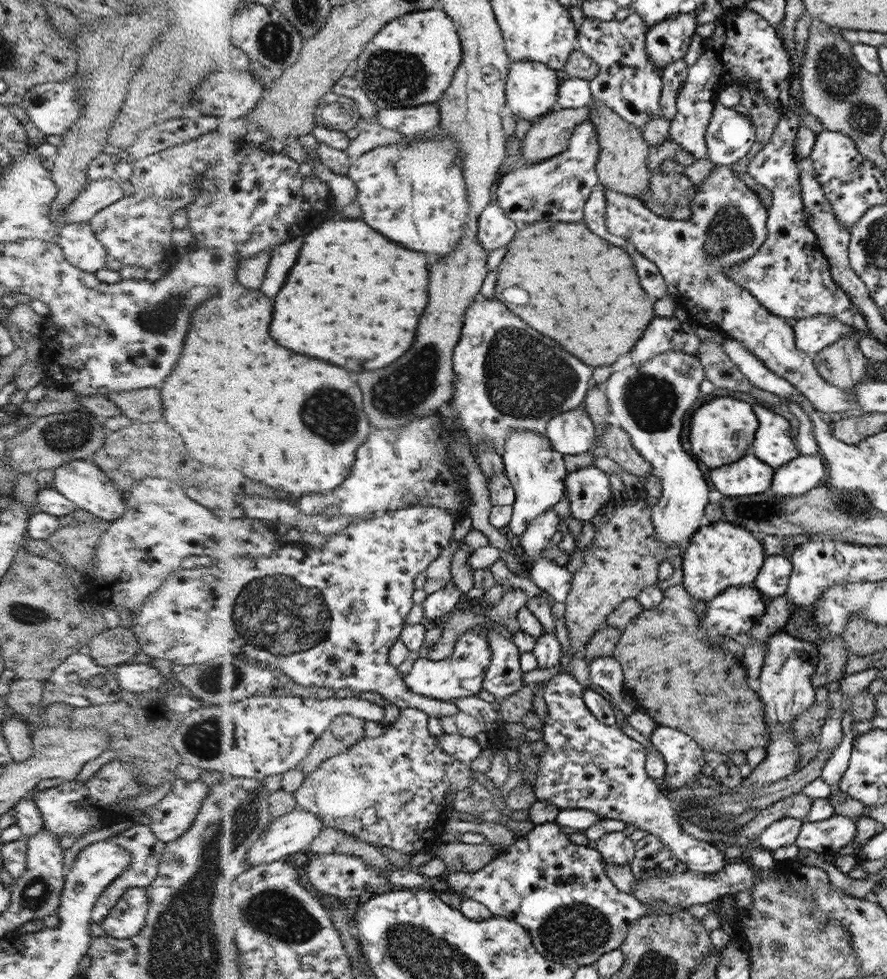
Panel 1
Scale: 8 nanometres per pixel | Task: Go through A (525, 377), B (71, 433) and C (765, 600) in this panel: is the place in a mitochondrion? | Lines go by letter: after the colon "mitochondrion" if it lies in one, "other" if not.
A: mitochondrion
B: mitochondrion
C: other

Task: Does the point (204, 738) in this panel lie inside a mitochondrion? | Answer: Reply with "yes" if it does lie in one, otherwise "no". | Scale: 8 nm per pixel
yes

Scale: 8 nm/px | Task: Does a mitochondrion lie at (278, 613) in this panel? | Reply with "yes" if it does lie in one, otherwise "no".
yes

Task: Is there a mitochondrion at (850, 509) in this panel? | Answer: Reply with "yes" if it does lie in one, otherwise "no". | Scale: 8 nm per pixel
yes

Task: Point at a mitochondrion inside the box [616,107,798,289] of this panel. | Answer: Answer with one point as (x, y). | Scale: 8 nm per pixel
(730, 228)

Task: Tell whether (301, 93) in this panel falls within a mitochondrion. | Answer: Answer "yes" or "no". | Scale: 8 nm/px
no

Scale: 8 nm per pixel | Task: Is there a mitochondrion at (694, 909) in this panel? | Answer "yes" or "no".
no

